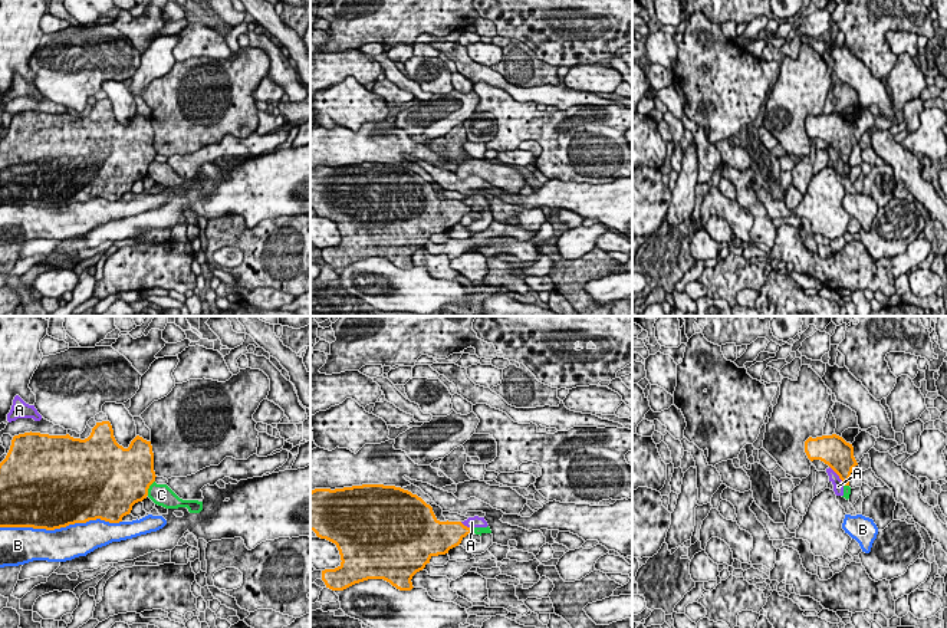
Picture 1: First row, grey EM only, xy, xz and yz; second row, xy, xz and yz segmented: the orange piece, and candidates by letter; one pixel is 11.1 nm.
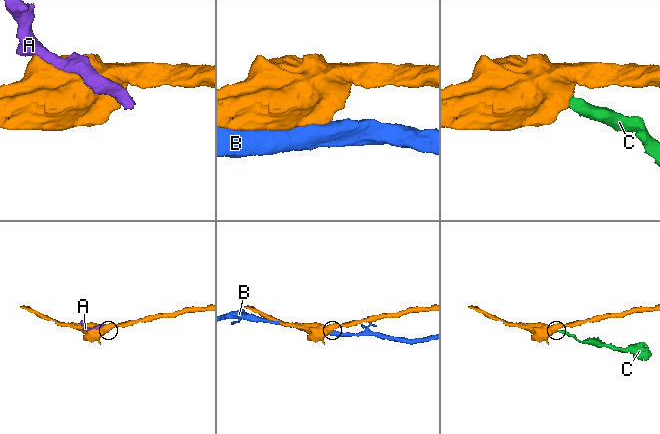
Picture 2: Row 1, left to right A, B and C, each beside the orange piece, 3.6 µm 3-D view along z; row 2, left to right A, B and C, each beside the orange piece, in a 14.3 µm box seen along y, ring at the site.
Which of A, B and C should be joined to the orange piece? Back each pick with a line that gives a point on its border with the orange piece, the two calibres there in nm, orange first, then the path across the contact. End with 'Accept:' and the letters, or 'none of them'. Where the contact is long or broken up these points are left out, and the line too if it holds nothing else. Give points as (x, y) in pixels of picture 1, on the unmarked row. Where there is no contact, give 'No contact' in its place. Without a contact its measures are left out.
Accept: none of them

